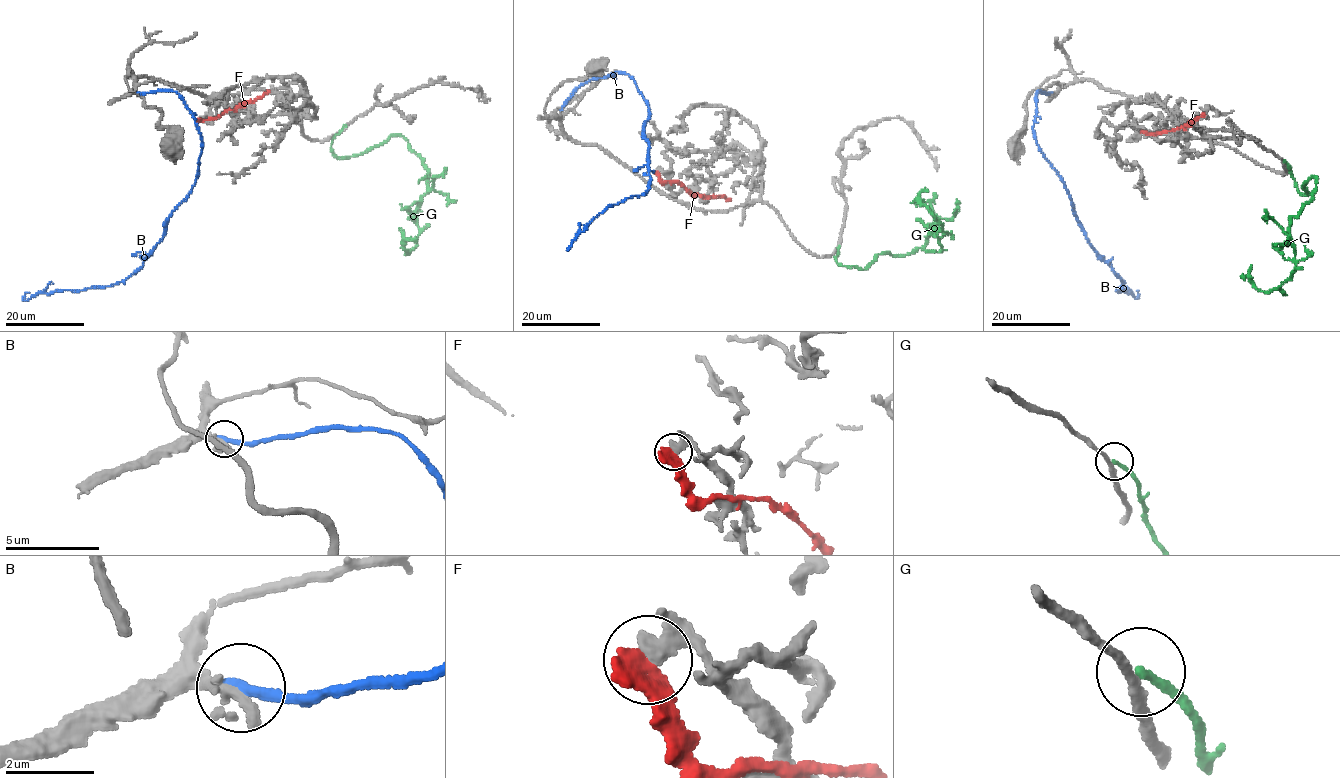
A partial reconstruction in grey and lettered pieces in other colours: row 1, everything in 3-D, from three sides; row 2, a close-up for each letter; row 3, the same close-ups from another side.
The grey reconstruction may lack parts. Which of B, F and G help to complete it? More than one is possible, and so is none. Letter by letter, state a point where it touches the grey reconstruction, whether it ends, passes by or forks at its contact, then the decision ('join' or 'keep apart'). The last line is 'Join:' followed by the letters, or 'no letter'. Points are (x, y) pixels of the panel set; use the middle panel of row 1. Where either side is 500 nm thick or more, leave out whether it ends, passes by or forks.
B: (561, 108) | it ends | keep apart
F: (657, 171) | it passes by | keep apart
G: (839, 246) | it ends | keep apart
Join: no letter

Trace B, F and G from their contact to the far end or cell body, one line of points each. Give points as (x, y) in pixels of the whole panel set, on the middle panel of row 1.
B: (561, 108), (577, 88), (617, 72), (632, 78), (650, 113), (643, 129), (646, 191), (607, 206), (570, 245)
F: (657, 171), (662, 181), (682, 183), (690, 193), (730, 199)
G: (838, 246), (838, 263), (862, 269), (880, 254), (913, 253), (931, 224), (944, 235), (919, 198), (927, 192)

